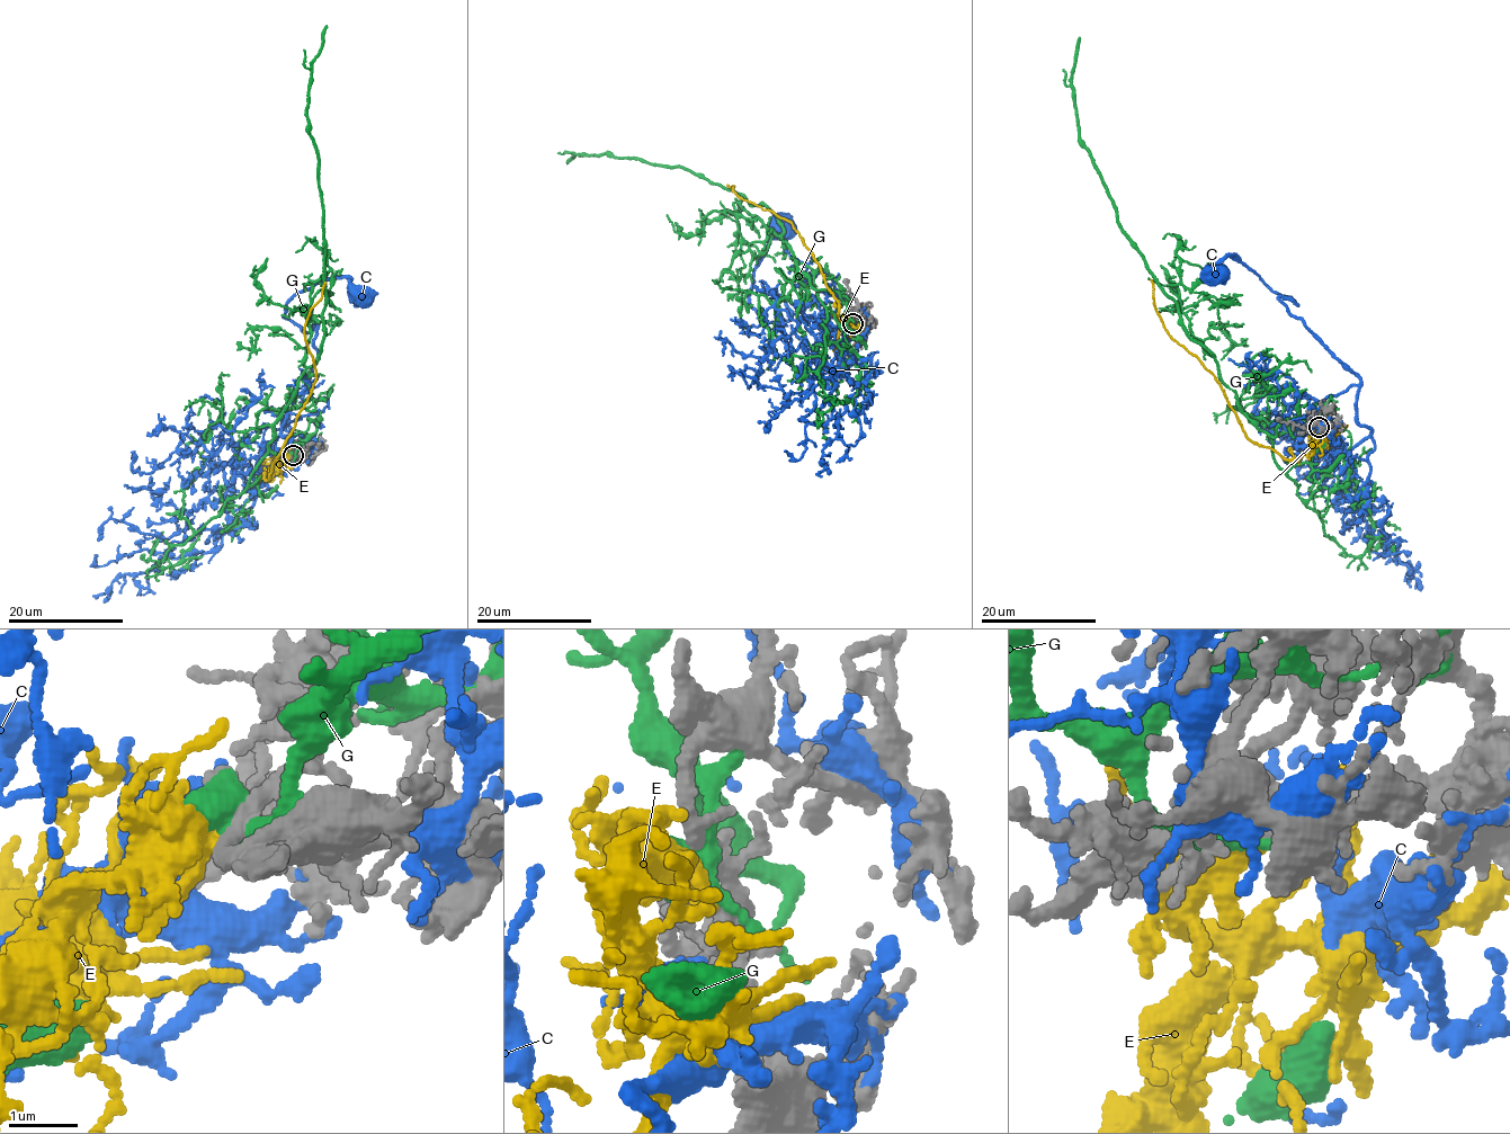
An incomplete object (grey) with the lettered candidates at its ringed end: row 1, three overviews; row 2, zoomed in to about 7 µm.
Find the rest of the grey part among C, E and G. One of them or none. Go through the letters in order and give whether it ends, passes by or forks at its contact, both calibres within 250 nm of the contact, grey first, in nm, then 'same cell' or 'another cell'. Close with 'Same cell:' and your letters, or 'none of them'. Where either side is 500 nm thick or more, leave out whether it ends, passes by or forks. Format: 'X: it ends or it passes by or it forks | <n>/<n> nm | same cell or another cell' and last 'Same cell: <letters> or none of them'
C: it ends | 400/400 nm | another cell
E: it ends | 220/340 nm | same cell
G: it passes by | 240/220 nm | another cell
Same cell: E

